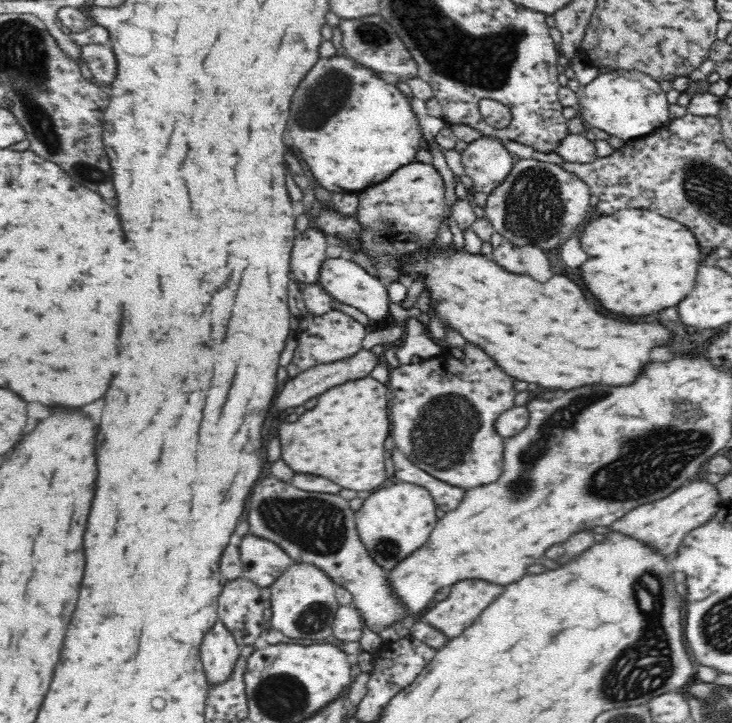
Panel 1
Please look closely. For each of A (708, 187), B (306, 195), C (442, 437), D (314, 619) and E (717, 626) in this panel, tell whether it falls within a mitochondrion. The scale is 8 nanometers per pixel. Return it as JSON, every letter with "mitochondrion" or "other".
{"A":"mitochondrion","B":"other","C":"mitochondrion","D":"mitochondrion","E":"mitochondrion"}

